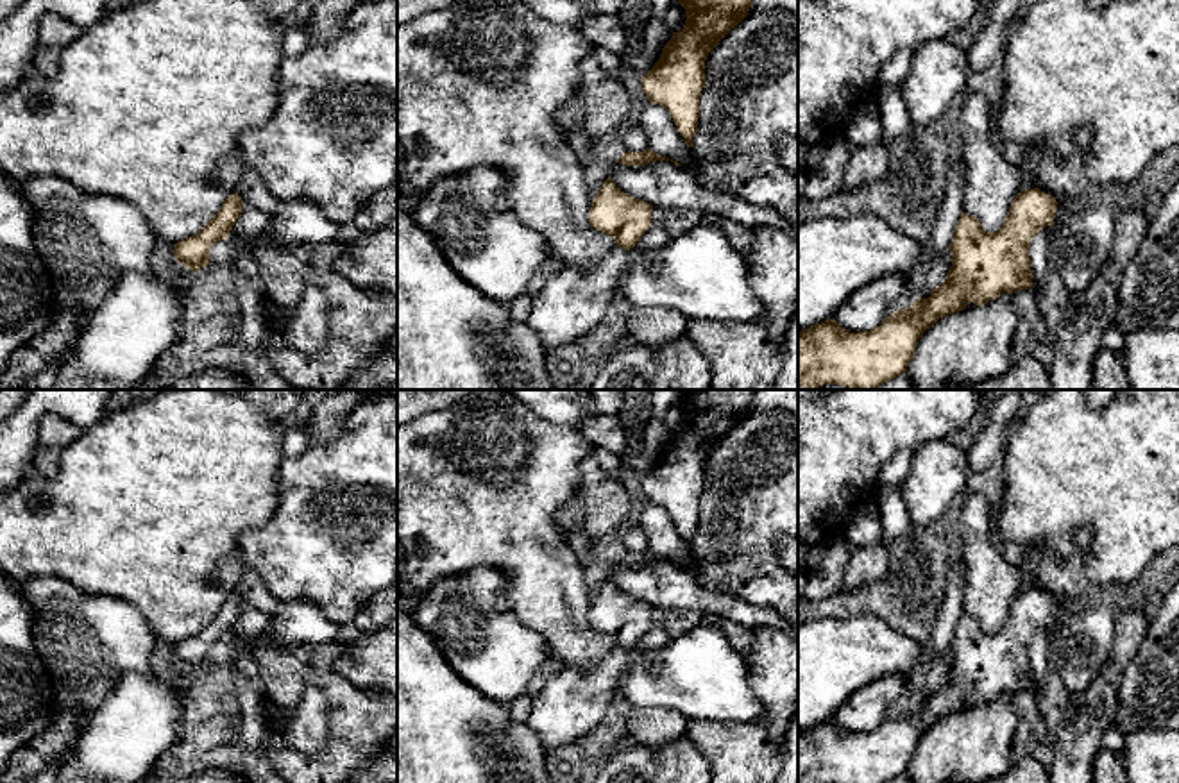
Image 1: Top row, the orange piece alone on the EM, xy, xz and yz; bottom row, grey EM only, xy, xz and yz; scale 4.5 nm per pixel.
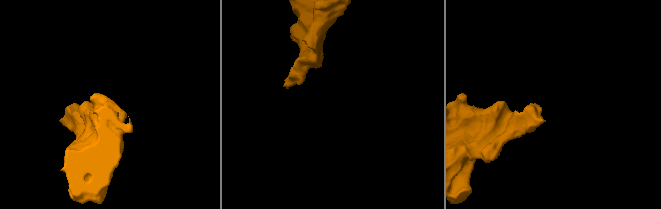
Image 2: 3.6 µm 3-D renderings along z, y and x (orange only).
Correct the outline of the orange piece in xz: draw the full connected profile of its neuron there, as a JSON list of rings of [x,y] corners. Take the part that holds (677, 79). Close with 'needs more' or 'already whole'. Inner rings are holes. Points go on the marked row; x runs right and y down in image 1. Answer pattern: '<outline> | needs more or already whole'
[[[678,0],[685,25],[673,32],[660,59],[640,79],[648,102],[662,105],[687,147],[698,130],[708,52],[746,16],[753,0]]] | already whole

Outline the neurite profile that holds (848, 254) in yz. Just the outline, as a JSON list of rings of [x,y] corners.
[[[871,213],[798,223],[798,331],[832,318],[853,291],[877,277],[909,277],[921,250],[916,240]]]

